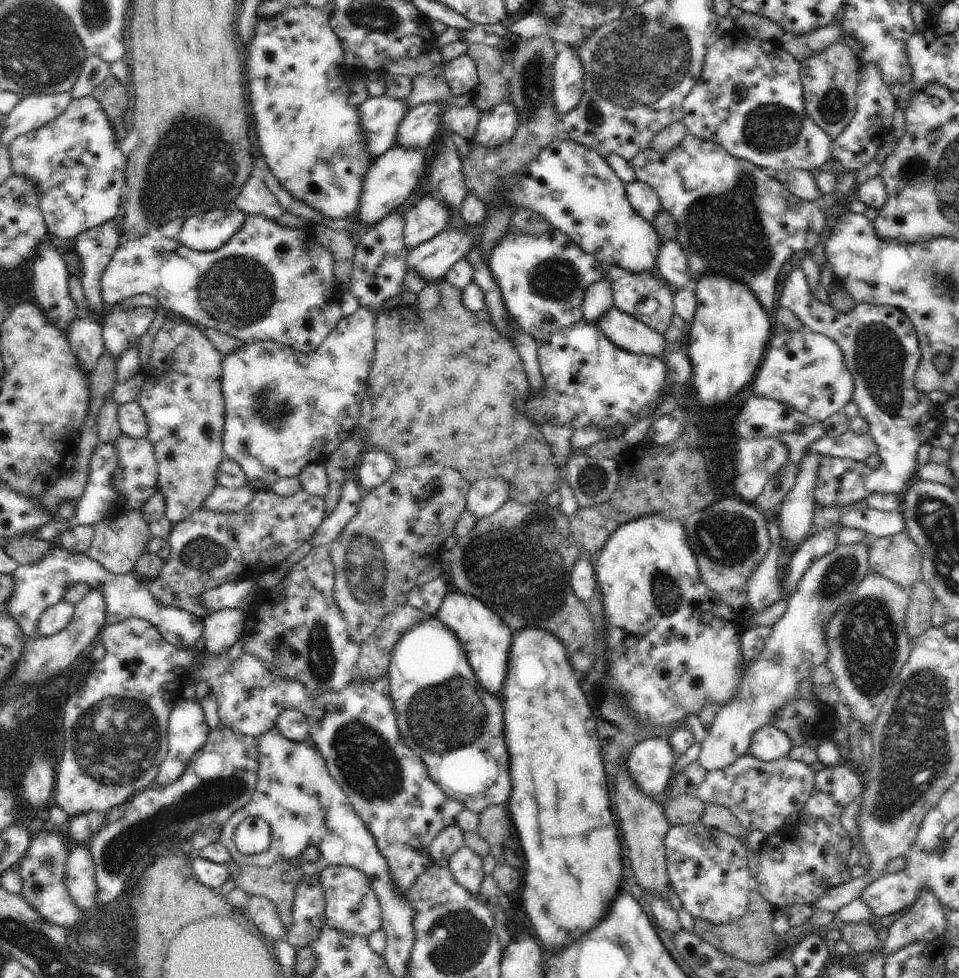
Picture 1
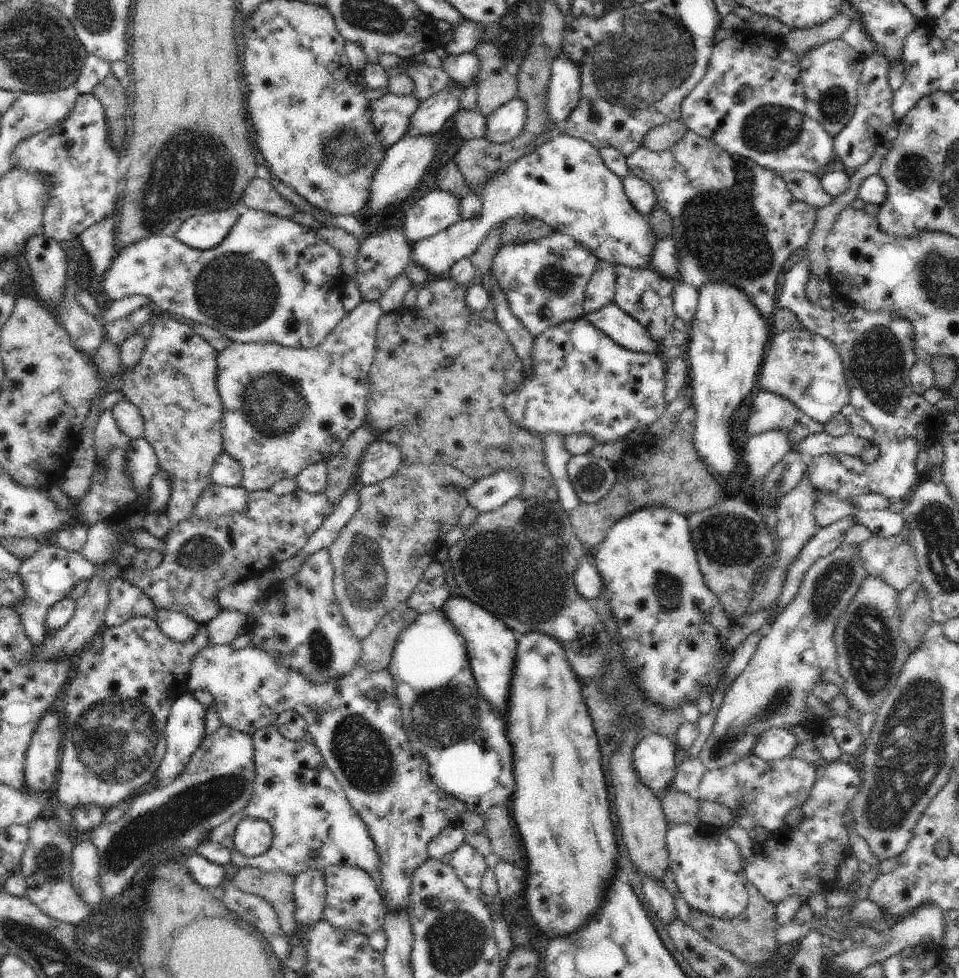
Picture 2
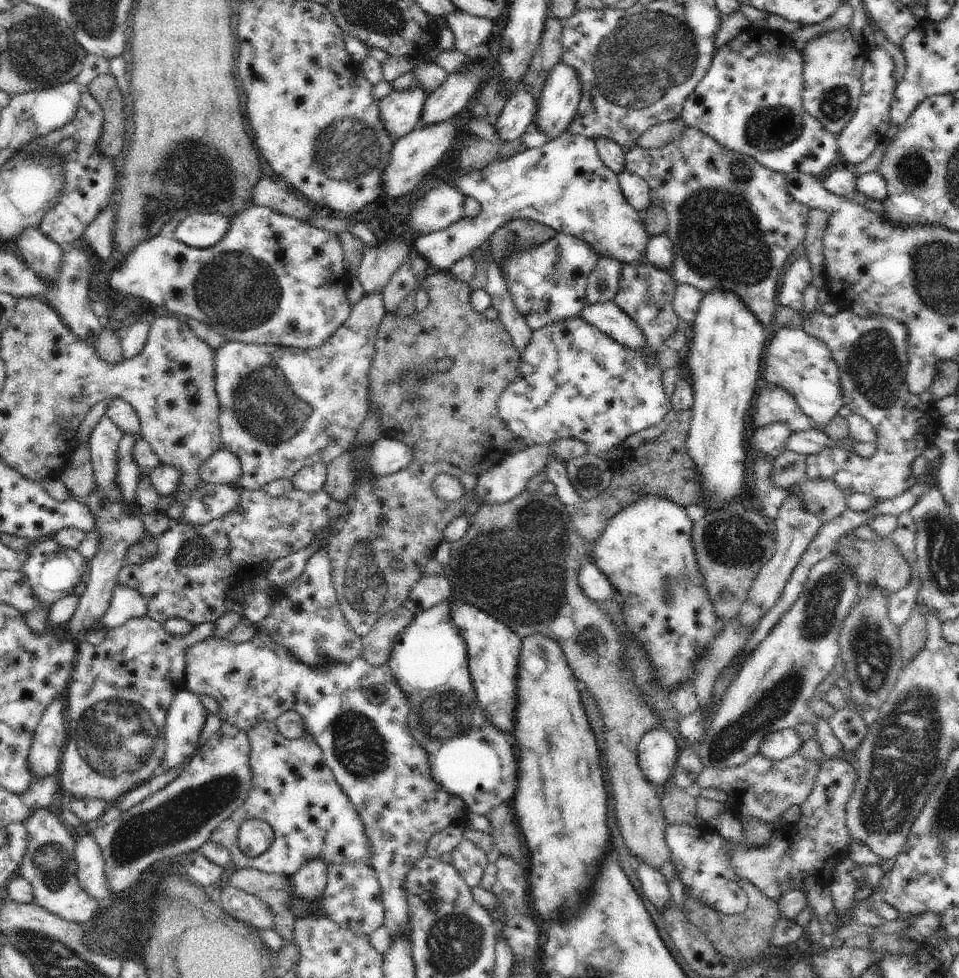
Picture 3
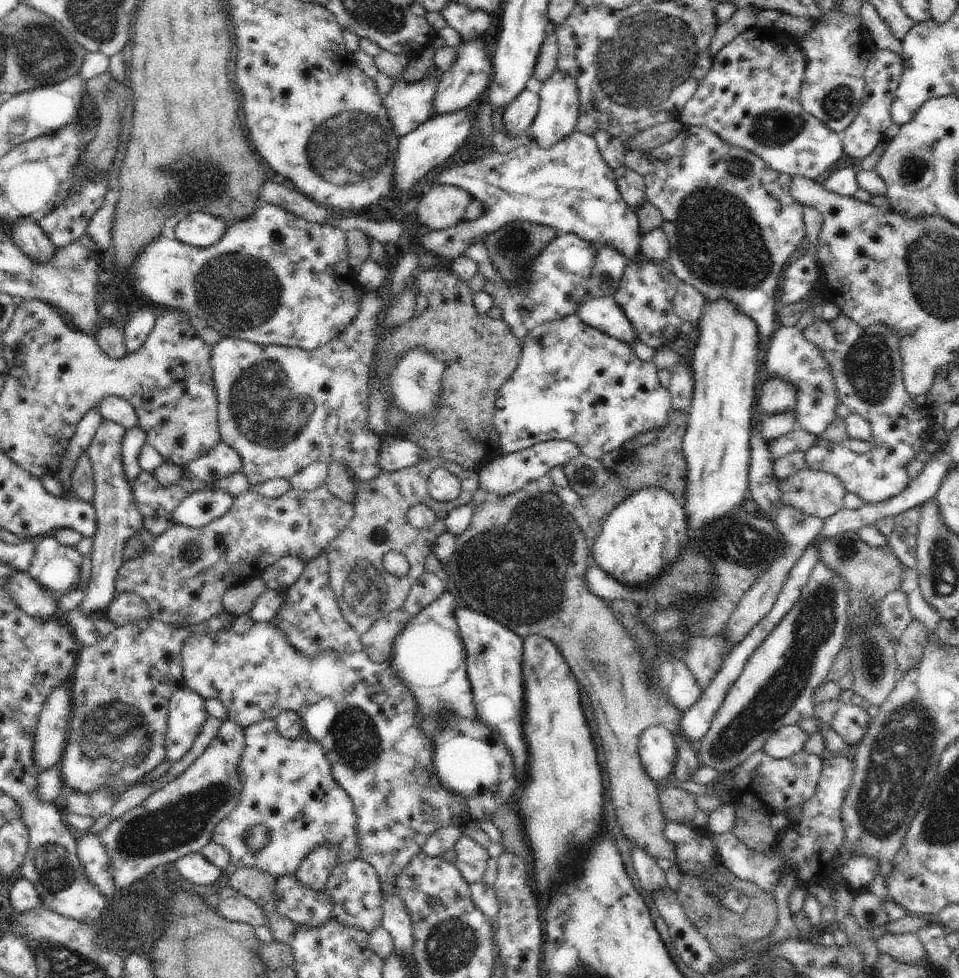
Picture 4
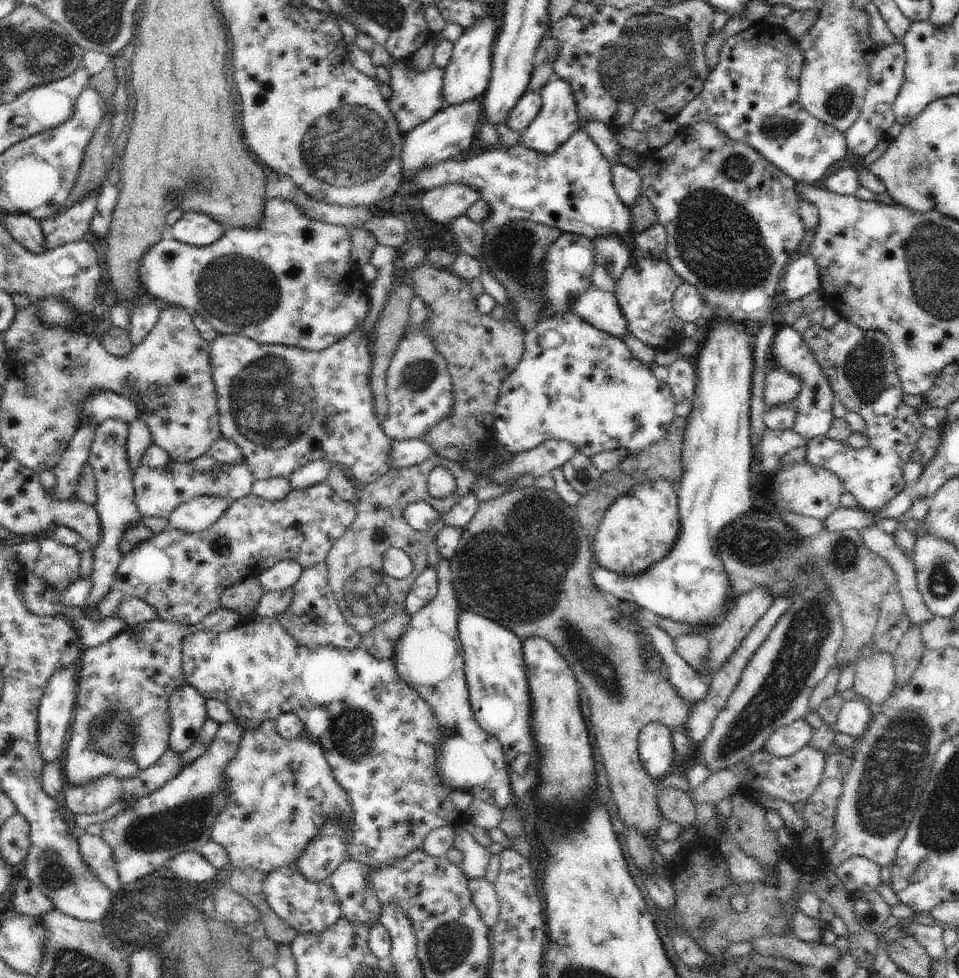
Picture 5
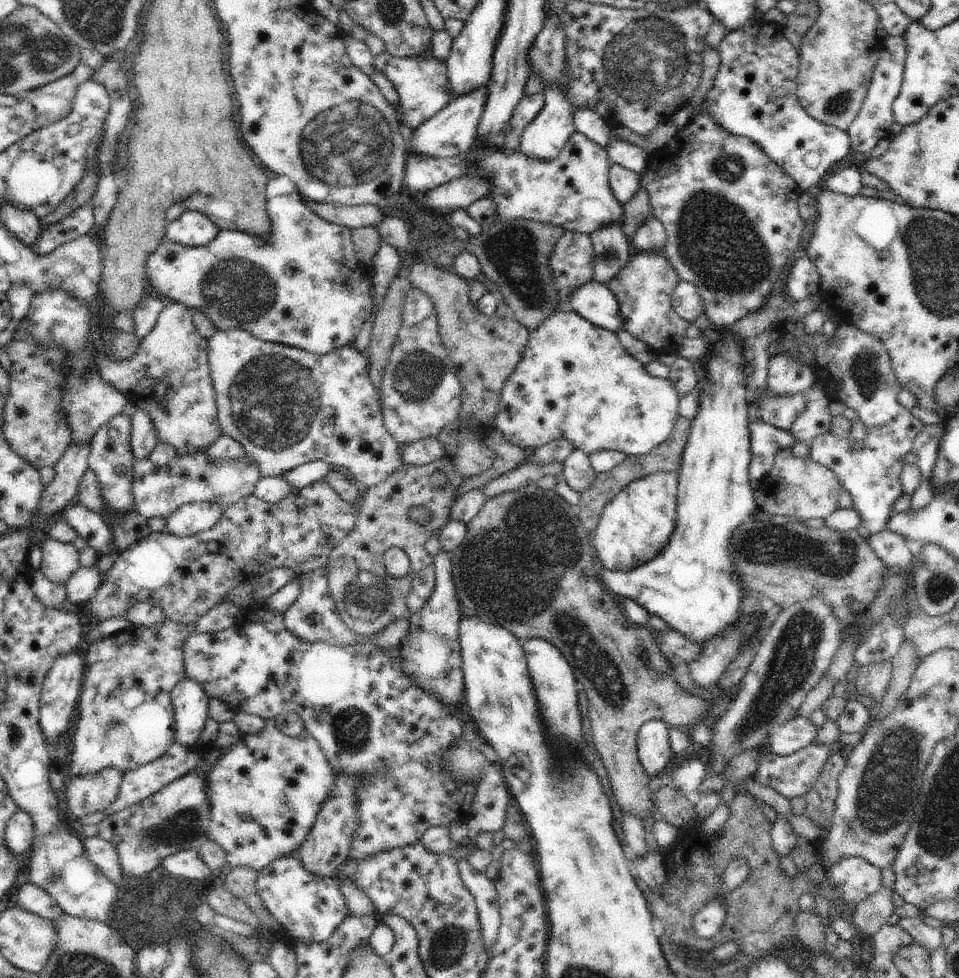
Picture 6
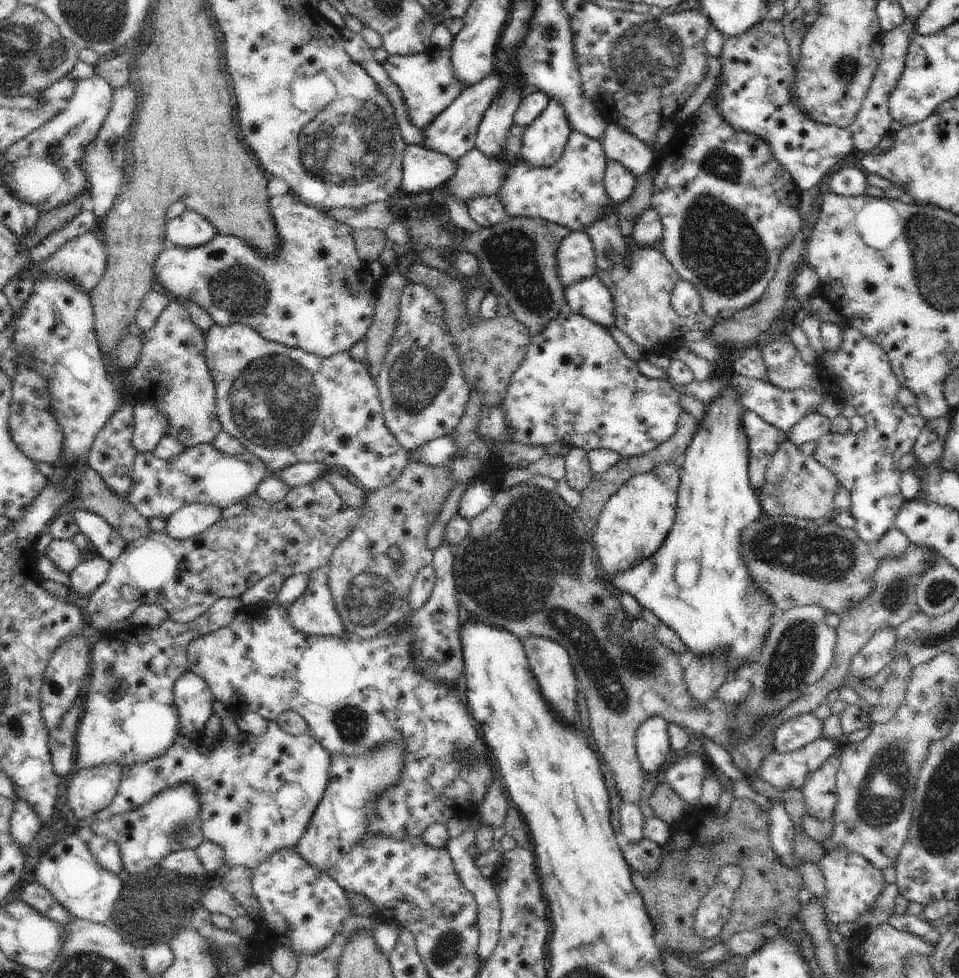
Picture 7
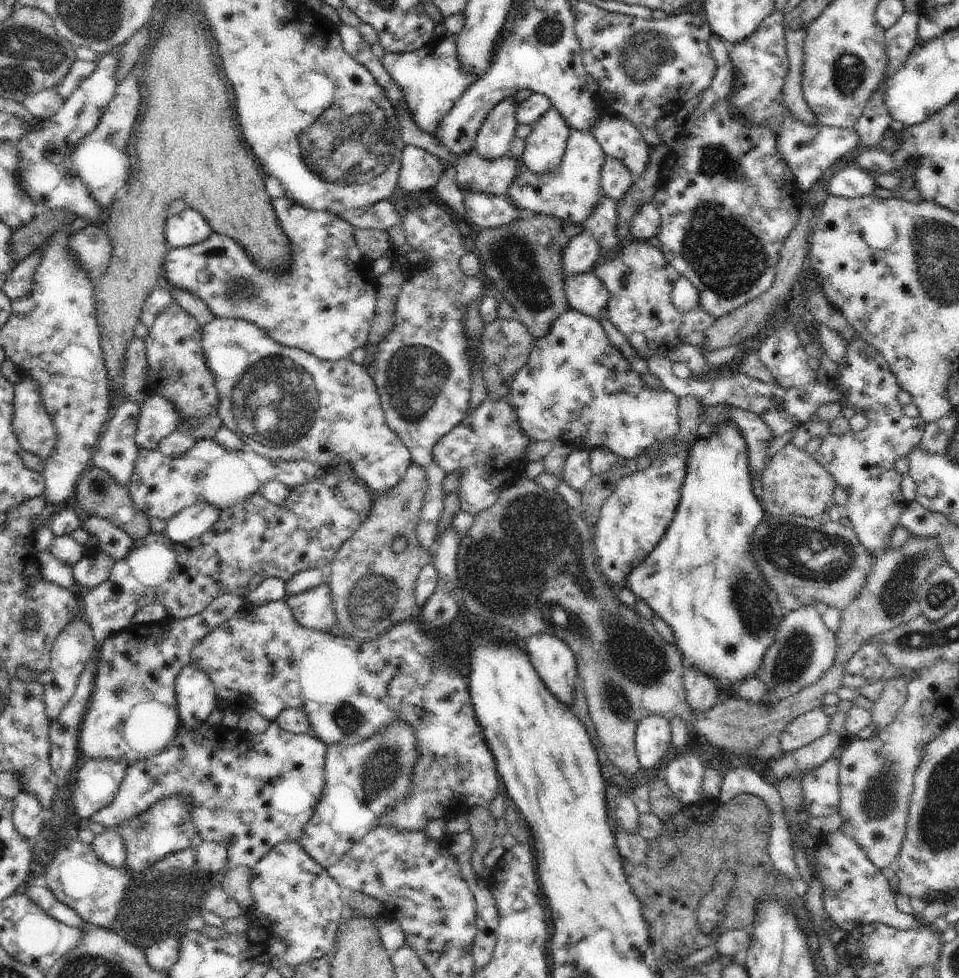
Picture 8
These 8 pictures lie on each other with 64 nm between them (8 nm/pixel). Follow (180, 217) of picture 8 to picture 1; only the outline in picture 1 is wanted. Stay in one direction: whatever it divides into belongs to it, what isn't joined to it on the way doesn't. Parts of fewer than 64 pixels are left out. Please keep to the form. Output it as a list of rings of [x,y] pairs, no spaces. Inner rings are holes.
[[[228,206],[188,217],[175,239],[192,250],[214,252],[242,228],[246,215],[242,210]]]

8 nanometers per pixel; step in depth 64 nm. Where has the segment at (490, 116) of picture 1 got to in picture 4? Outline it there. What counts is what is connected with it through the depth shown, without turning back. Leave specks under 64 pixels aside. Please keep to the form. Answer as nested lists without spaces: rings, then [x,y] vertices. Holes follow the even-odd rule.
[[[524,90],[516,101],[502,112],[506,136],[517,137],[528,134],[530,126],[538,115],[540,102],[538,93]]]

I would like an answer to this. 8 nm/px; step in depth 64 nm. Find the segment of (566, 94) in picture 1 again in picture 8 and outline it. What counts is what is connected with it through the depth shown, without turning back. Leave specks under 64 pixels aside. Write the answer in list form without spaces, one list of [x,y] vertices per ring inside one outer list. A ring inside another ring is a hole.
[[[551,106],[532,124],[532,132],[525,139],[525,152],[520,161],[524,173],[540,178],[561,166],[570,130],[564,118]]]

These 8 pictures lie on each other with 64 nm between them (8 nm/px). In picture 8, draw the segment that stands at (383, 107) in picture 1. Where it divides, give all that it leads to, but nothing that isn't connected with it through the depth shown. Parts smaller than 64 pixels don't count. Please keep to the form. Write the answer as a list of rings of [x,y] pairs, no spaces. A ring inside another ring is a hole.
[[[451,33],[441,39],[438,37],[432,38],[427,45],[418,51],[398,54],[386,53],[380,60],[384,69],[402,90],[404,99],[411,111],[413,122],[428,135],[434,135],[437,132],[440,122],[450,113],[450,110],[457,104],[457,101],[464,95],[464,92],[479,80],[477,75],[468,73],[459,62],[457,36]]]

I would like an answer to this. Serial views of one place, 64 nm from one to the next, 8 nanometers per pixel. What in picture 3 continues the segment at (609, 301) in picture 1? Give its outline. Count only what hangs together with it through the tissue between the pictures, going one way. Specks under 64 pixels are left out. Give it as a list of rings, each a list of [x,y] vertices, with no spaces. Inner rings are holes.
[[[599,257],[595,269],[587,280],[587,304],[602,304],[616,296],[621,264],[613,258]]]

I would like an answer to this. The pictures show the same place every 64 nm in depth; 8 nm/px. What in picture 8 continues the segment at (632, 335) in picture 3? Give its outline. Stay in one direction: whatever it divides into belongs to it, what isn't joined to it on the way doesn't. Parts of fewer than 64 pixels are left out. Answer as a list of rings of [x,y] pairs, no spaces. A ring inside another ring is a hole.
[[[592,272],[566,277],[565,289],[571,309],[598,320],[607,317],[609,293]]]

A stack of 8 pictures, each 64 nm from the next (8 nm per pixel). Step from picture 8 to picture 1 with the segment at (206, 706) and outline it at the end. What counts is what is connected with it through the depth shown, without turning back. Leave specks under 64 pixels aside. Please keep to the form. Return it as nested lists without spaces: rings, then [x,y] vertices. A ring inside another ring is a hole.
[[[184,700],[176,704],[176,708],[169,714],[167,722],[168,752],[166,758],[160,764],[156,782],[166,788],[174,784],[188,766],[190,759],[204,746],[204,742],[210,734],[210,728],[206,724],[205,714],[198,700]]]

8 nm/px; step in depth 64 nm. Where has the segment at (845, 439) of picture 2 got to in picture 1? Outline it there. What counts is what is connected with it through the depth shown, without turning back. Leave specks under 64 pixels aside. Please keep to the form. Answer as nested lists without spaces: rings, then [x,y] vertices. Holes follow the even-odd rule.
[[[848,430],[838,438],[830,438],[828,435],[818,438],[810,446],[809,452],[864,462],[870,455],[879,454],[879,449],[869,433],[858,435]]]

